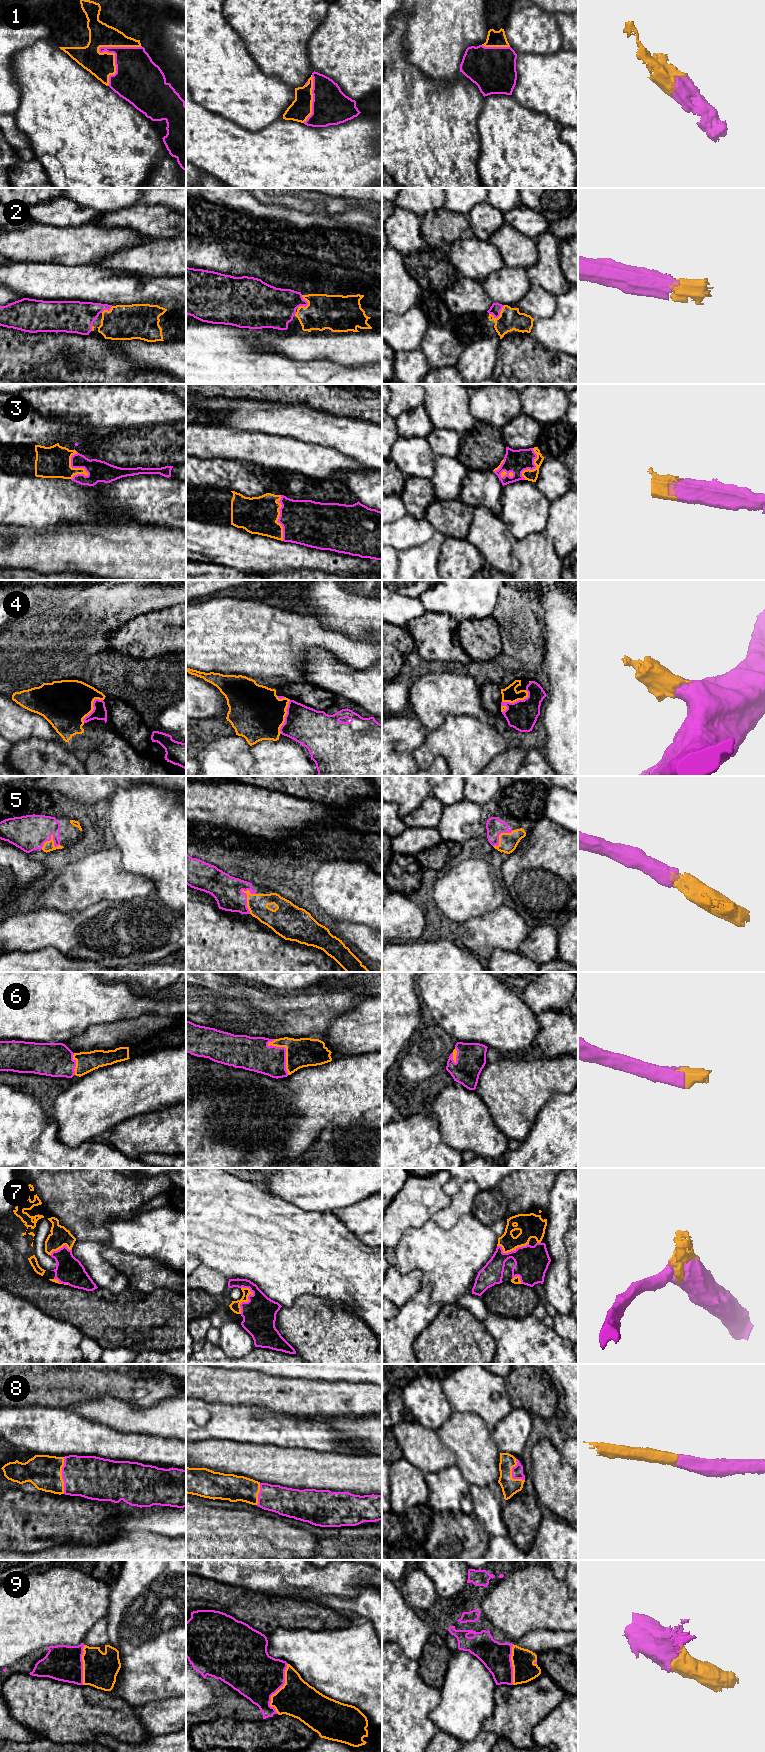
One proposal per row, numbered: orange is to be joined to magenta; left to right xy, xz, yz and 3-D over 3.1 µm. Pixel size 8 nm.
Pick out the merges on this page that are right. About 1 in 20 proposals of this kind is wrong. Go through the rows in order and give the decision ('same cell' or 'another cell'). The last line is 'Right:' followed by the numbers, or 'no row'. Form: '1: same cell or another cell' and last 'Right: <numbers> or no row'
1: same cell
2: same cell
3: same cell
4: same cell
5: same cell
6: same cell
7: same cell
8: same cell
9: same cell
Right: 1, 2, 3, 4, 5, 6, 7, 8, 9

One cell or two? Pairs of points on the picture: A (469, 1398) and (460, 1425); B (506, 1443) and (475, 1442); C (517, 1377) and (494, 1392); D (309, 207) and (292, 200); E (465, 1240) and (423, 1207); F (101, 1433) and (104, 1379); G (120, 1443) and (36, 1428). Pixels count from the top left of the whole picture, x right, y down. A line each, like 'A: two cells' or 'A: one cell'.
A: two cells
B: two cells
C: two cells
D: one cell
E: two cells
F: two cells
G: one cell

